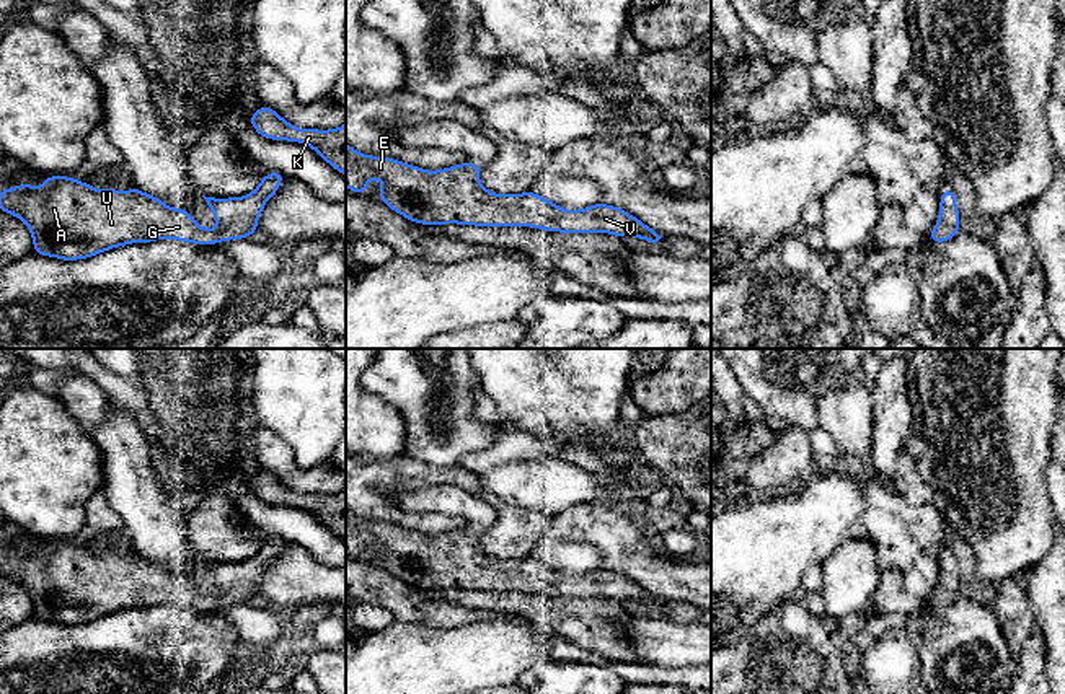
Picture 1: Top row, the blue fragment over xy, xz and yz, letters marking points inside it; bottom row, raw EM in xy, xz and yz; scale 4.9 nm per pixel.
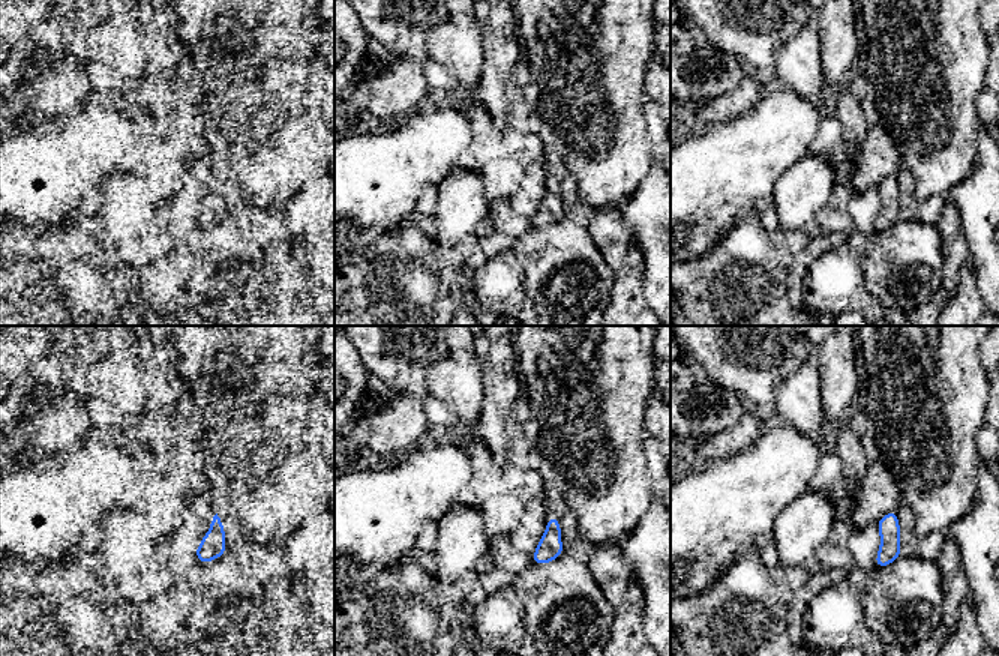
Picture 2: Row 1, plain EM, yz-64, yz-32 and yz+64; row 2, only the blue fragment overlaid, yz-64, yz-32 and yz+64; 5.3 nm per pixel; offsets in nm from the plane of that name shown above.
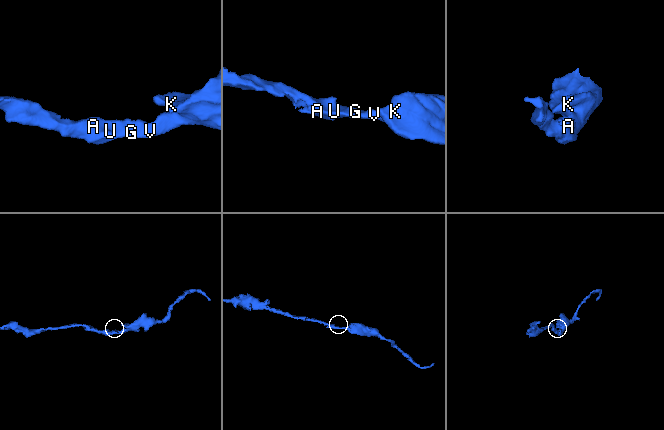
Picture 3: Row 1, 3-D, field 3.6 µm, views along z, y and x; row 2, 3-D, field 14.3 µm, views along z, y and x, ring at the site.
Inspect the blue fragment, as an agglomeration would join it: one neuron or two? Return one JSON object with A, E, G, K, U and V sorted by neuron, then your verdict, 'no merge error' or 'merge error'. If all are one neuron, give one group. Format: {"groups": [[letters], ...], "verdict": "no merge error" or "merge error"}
{"groups": [["A", "E", "G", "K", "U", "V"]], "verdict": "no merge error"}

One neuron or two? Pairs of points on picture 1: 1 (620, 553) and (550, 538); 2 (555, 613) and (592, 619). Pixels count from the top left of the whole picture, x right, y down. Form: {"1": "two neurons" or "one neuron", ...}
{"1": "one neuron", "2": "one neuron"}

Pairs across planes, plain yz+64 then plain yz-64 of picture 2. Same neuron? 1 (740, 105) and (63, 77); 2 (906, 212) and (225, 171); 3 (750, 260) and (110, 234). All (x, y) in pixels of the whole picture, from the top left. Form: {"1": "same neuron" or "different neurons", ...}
{"1": "same neuron", "2": "same neuron", "3": "different neurons"}

